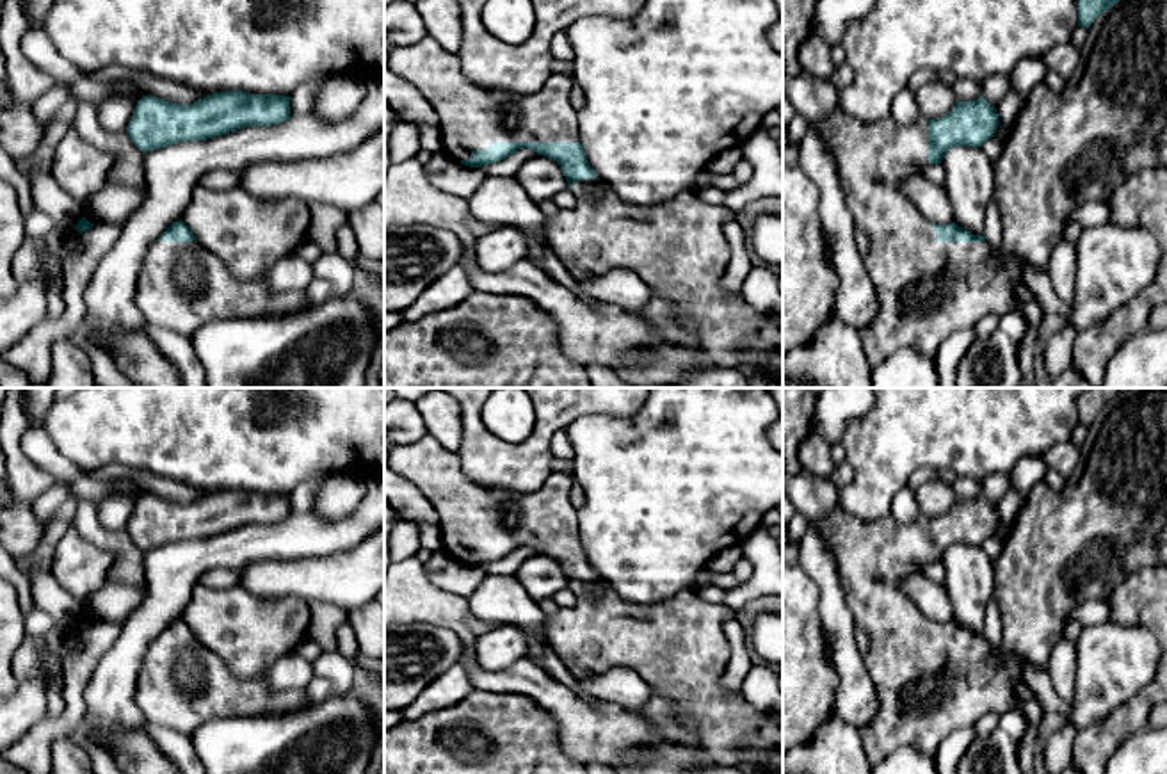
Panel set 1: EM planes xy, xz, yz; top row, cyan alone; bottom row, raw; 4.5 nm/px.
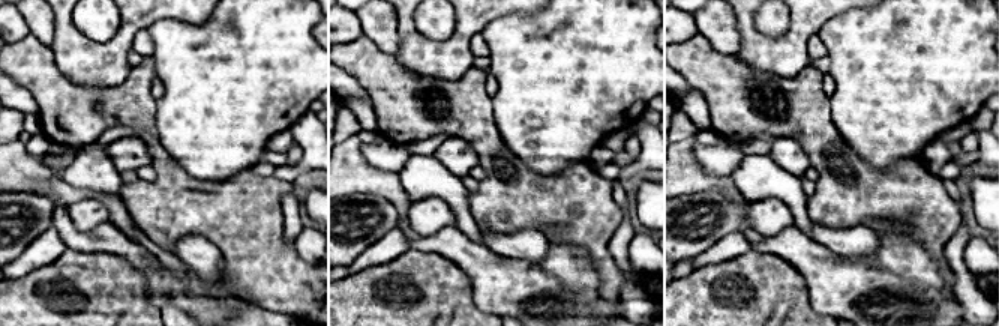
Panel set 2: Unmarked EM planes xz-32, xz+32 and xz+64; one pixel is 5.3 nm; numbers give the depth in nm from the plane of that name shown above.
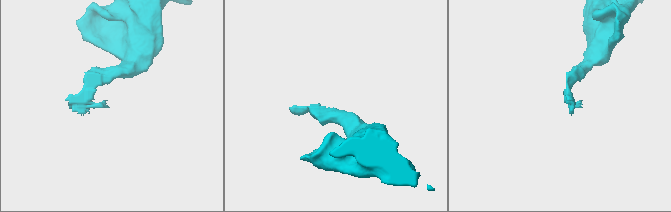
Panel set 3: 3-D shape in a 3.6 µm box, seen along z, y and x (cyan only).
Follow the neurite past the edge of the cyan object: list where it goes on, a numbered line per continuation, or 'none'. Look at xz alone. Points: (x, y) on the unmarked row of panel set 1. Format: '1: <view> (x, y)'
1: xz (470, 516)

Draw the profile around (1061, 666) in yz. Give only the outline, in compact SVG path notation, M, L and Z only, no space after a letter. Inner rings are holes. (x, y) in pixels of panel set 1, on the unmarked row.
M1062 639L1051 649L1048 674L1058 697L1071 701L1074 696L1076 641Z

